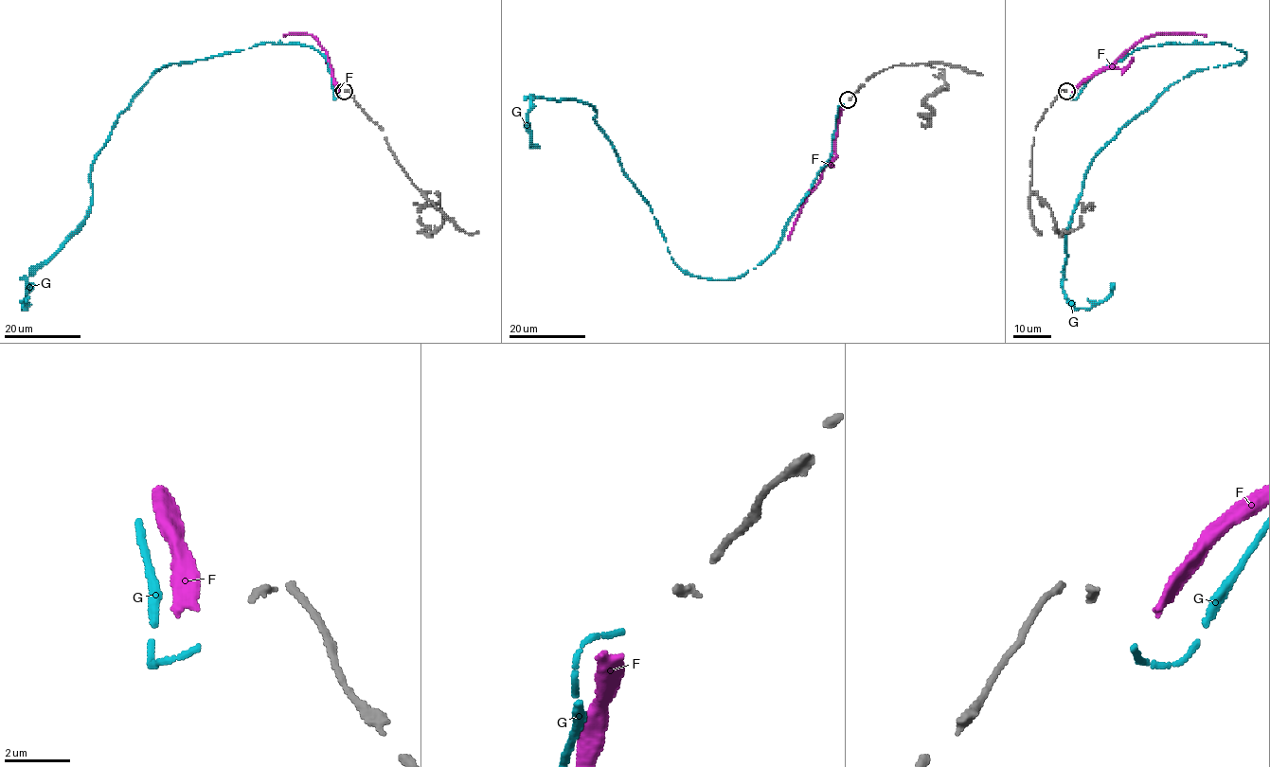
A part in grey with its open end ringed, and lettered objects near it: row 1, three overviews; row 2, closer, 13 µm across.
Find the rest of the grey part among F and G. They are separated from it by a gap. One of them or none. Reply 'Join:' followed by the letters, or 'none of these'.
Join: G

